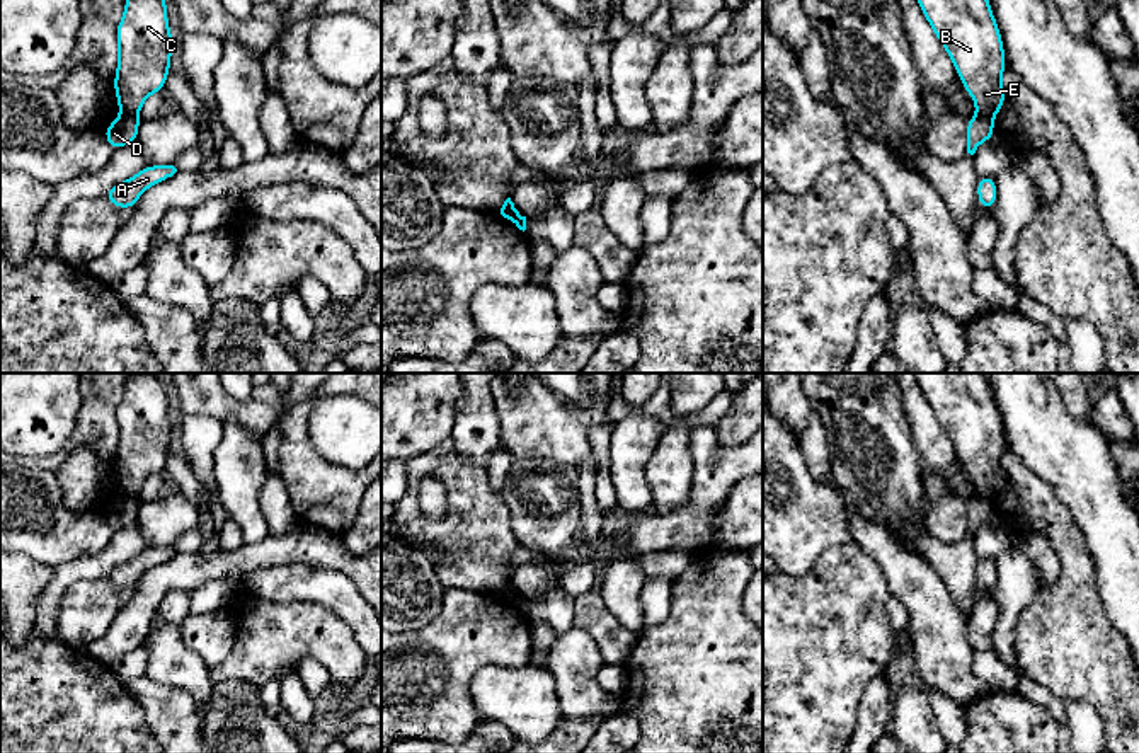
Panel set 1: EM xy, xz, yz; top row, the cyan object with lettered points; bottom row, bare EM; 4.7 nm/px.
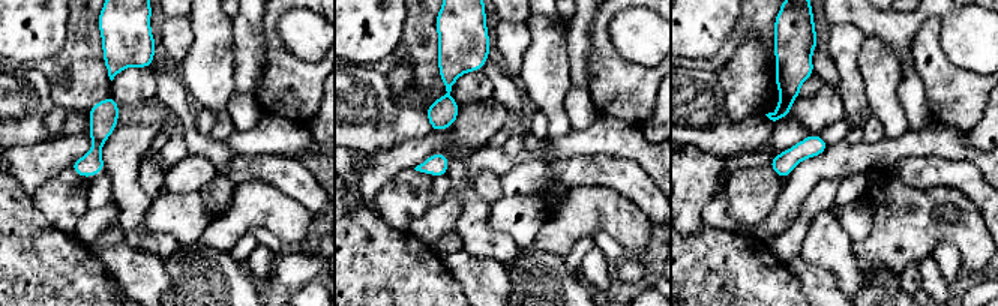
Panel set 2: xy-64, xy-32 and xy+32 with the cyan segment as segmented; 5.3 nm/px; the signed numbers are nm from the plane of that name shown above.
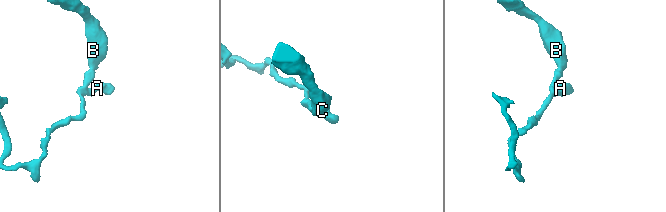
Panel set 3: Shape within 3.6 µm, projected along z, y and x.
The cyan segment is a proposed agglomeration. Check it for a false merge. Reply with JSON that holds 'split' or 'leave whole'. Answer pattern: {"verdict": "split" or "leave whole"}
{"verdict": "split"}

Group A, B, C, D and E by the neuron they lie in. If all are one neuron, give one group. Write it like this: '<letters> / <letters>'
A D / B C E

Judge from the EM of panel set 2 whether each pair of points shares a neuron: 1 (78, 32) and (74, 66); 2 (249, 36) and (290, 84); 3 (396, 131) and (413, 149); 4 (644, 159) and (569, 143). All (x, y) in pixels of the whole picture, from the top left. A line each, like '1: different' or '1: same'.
1: same
2: different
3: different
4: same

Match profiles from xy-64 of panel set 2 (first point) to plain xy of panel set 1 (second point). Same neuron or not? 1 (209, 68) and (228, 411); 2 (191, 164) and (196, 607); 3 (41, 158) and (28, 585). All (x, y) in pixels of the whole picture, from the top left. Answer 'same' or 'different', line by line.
1: different
2: same
3: different

